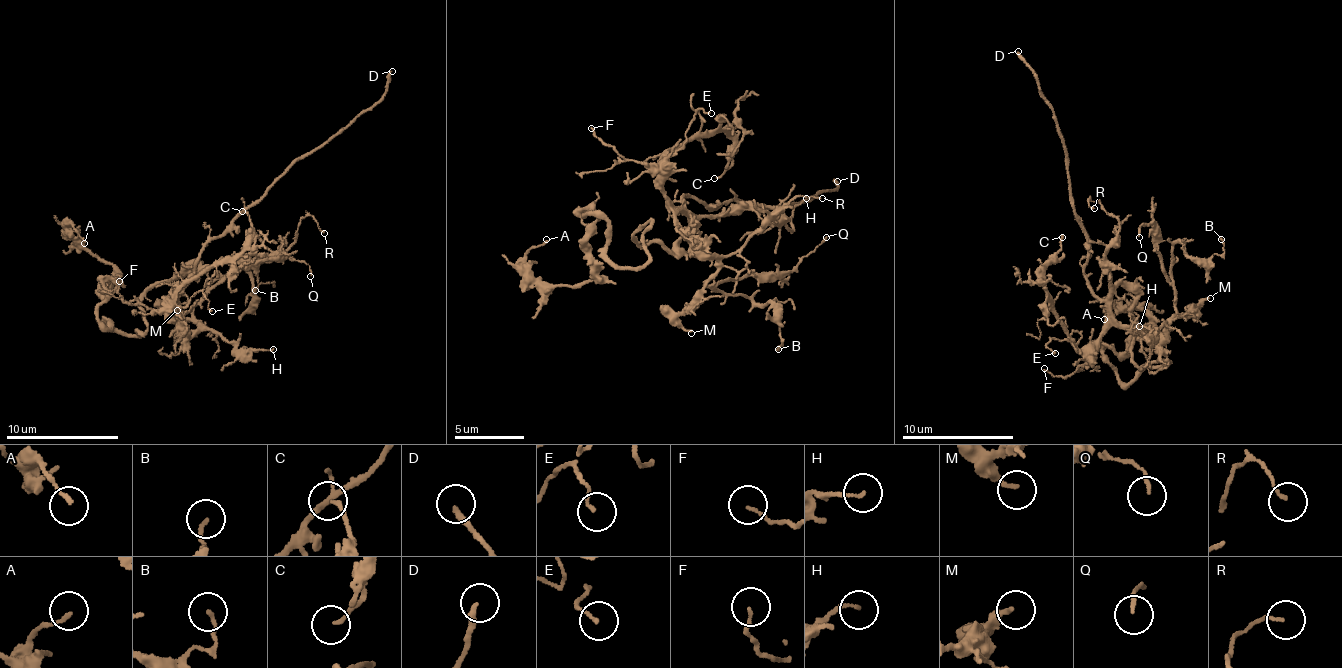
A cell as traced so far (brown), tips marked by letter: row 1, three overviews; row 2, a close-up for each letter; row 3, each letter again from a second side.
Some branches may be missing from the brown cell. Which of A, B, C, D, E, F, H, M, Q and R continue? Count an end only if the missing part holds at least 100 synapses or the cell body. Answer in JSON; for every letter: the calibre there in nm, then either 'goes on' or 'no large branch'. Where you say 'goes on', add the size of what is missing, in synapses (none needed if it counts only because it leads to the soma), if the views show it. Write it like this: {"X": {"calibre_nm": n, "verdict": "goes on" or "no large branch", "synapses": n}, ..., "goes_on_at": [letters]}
{"A": {"calibre_nm": 150, "verdict": "no large branch"}, "B": {"calibre_nm": 140, "verdict": "no large branch"}, "C": {"calibre_nm": 130, "verdict": "no large branch"}, "D": {"calibre_nm": 240, "verdict": "goes on"}, "E": {"calibre_nm": 130, "verdict": "no large branch"}, "F": {"calibre_nm": 110, "verdict": "no large branch"}, "H": {"calibre_nm": 120, "verdict": "no large branch"}, "M": {"calibre_nm": 190, "verdict": "no large branch"}, "Q": {"calibre_nm": 130, "verdict": "no large branch"}, "R": {"calibre_nm": 110, "verdict": "no large branch"}, "goes_on_at": ["D"]}

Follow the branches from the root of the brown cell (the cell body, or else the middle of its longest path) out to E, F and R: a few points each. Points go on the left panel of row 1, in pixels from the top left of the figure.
E: (141, 301), (152, 286), (170, 284), (193, 262), (197, 273), (169, 298), (184, 305), (198, 290), (212, 311)
F: (141, 301), (152, 286), (170, 284), (197, 264), (197, 273), (160, 309), (130, 304), (117, 290), (119, 281)
R: (141, 301), (152, 286), (170, 284), (196, 262), (274, 259), (296, 240), (304, 216), (324, 233)

